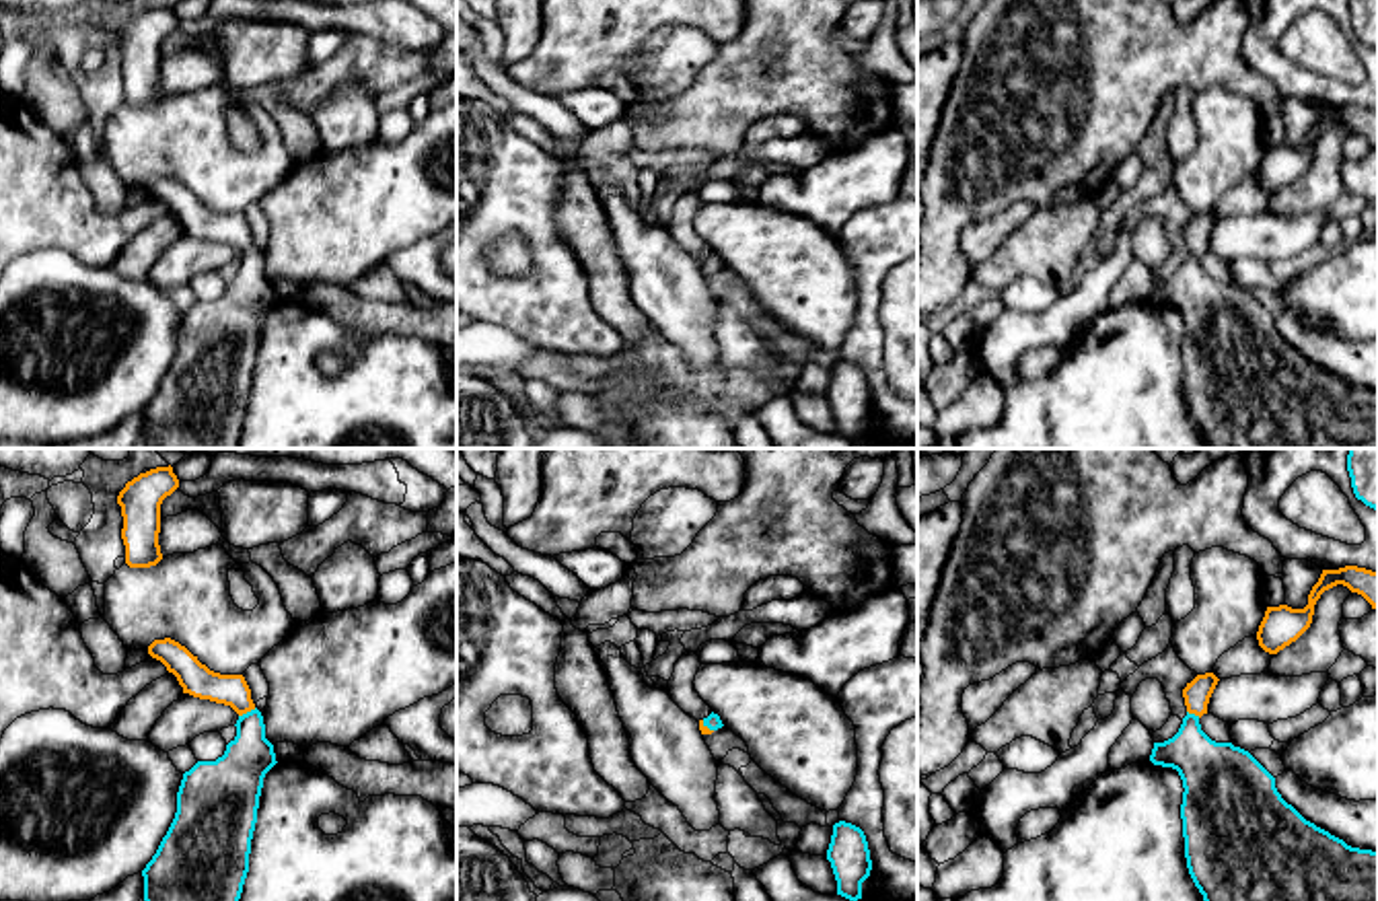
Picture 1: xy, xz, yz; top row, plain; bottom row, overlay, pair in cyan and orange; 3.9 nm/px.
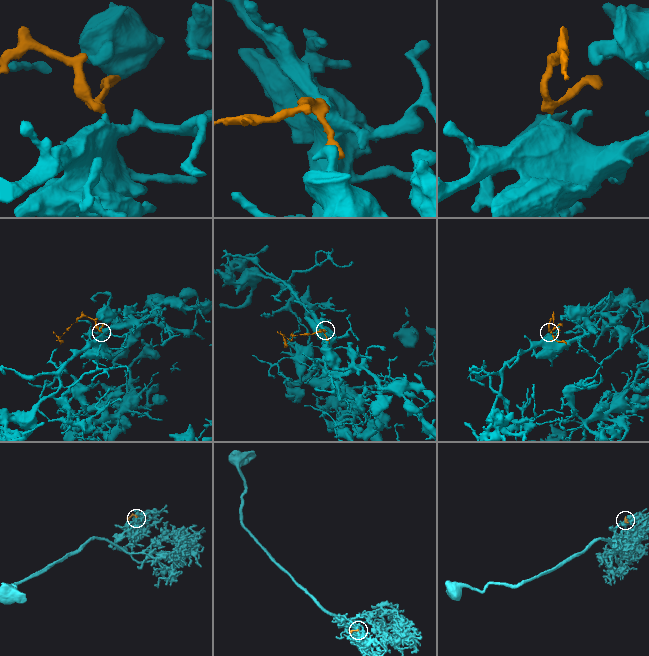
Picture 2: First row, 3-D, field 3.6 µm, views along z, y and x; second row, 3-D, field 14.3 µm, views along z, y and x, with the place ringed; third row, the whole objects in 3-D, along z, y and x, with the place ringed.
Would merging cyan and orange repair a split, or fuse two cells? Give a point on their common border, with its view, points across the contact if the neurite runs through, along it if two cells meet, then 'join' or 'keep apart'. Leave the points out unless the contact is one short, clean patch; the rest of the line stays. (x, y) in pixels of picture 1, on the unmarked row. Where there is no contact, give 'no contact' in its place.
contact xy (247, 251); way xy (239, 313), (247, 299), (247, 251), (225, 229), (196, 219); join

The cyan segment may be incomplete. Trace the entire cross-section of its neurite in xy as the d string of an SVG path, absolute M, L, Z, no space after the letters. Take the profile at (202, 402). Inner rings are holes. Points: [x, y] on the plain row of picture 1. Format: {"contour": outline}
{"contour": "M165 177L148 185L189 232L200 239L230 245L237 253L237 276L216 300L197 300L183 313L177 331L177 352L156 393L142 409L146 448L237 448L249 411L251 379L257 362L265 313L278 302L274 284L265 278L261 251L251 239L243 214L210 210L185 185Z"}

